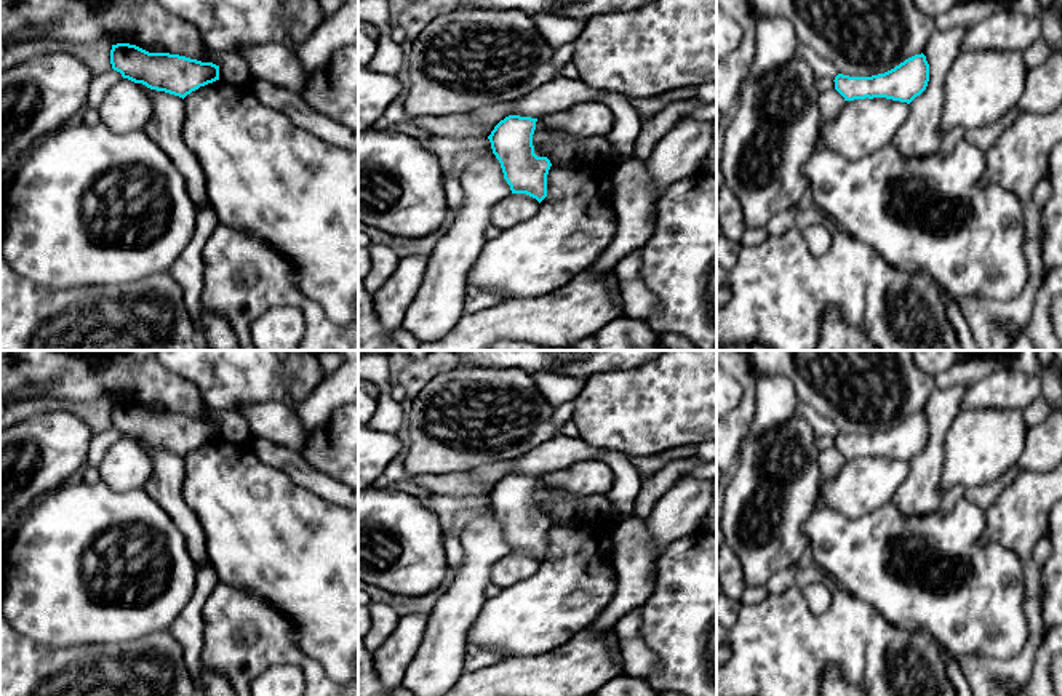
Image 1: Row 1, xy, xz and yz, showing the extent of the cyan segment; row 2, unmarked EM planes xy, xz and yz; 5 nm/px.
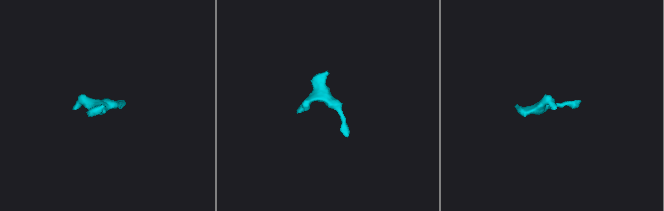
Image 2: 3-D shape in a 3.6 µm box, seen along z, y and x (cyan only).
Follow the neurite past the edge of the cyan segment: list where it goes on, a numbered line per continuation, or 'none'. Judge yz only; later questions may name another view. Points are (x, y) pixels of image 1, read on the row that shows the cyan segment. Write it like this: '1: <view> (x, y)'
none

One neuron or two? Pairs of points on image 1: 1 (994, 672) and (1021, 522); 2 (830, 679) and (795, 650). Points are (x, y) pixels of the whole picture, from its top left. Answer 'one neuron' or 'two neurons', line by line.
1: one neuron
2: two neurons

